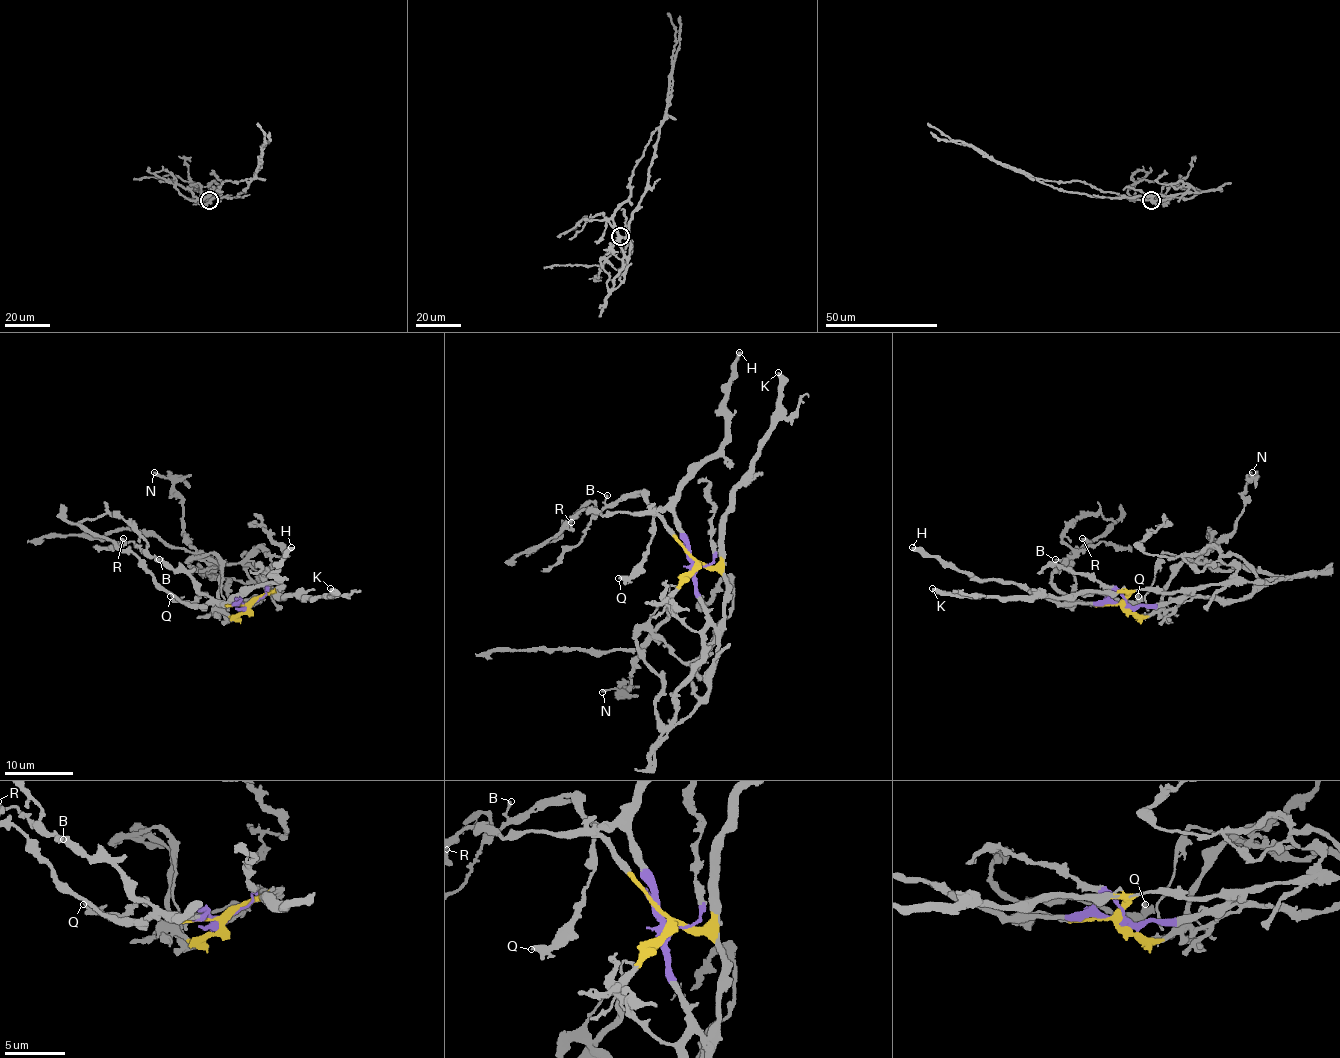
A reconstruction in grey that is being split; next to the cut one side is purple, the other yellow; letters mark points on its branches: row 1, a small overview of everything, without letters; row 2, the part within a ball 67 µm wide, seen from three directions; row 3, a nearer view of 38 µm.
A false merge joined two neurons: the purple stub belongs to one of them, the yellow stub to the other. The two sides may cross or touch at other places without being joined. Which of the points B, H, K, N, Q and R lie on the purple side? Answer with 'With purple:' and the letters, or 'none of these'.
With purple: B, H, Q

